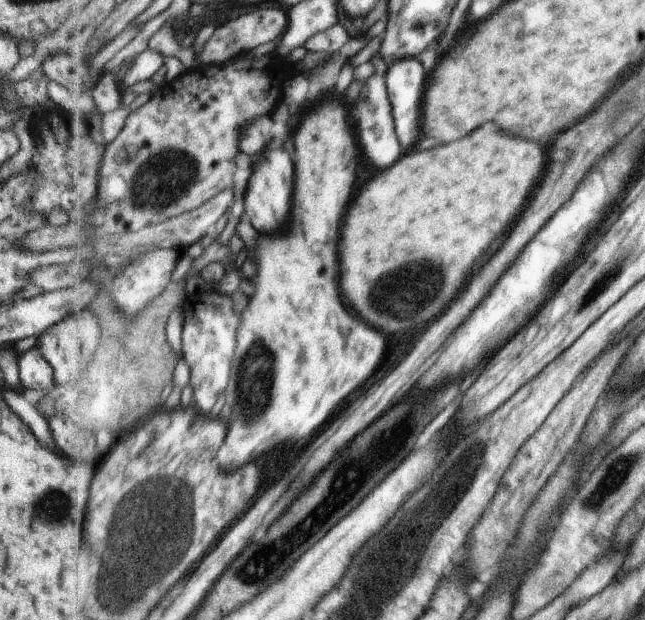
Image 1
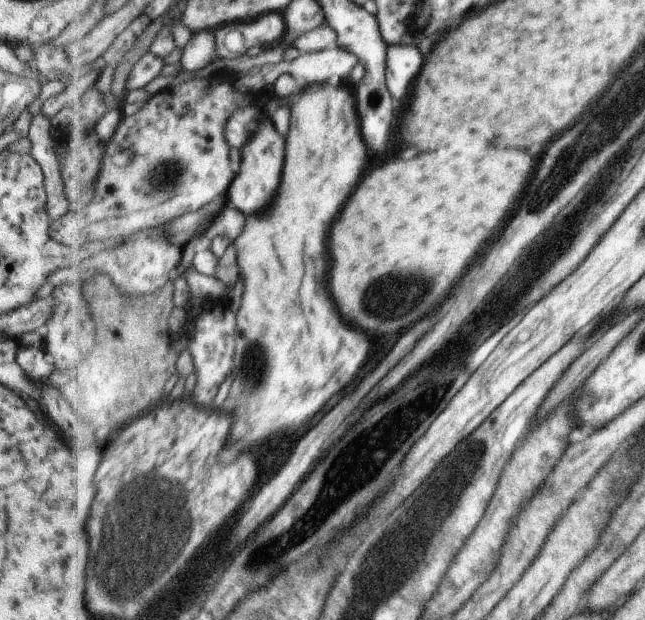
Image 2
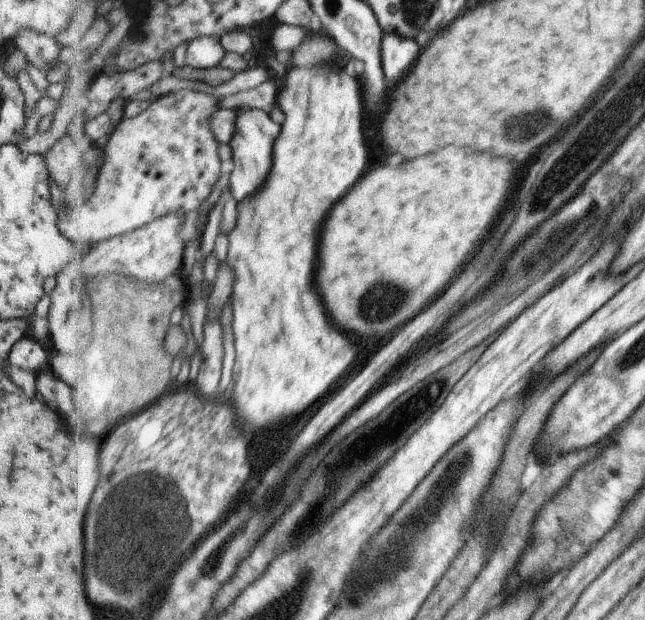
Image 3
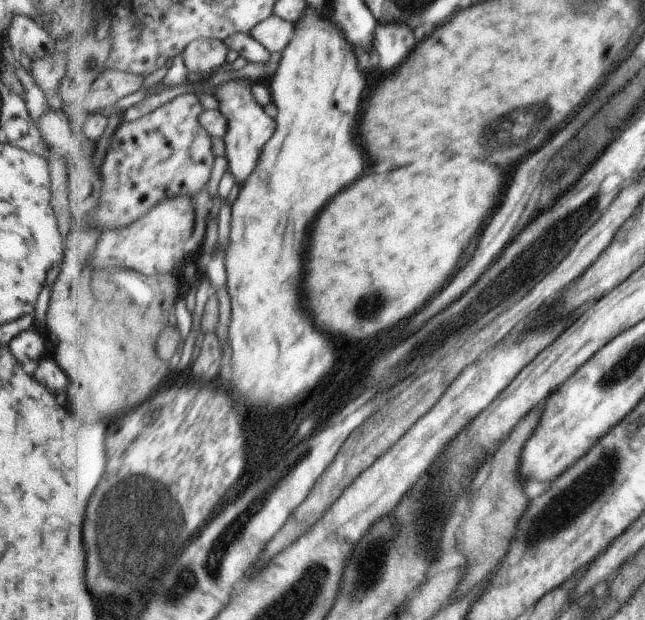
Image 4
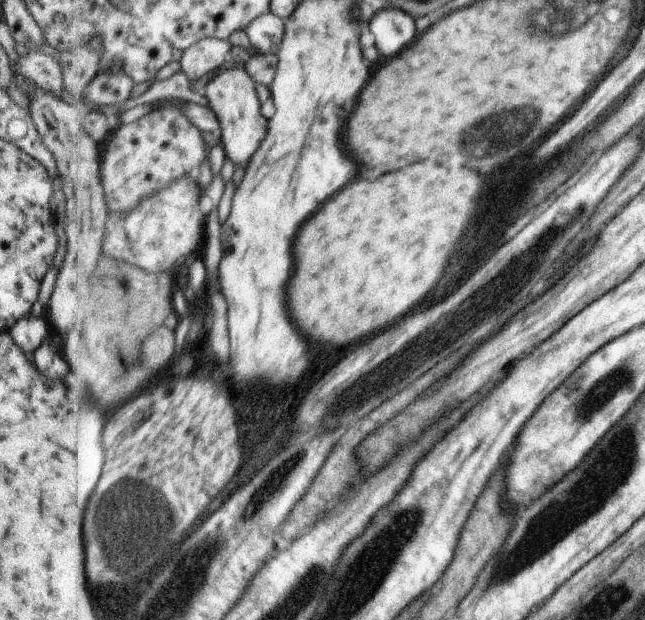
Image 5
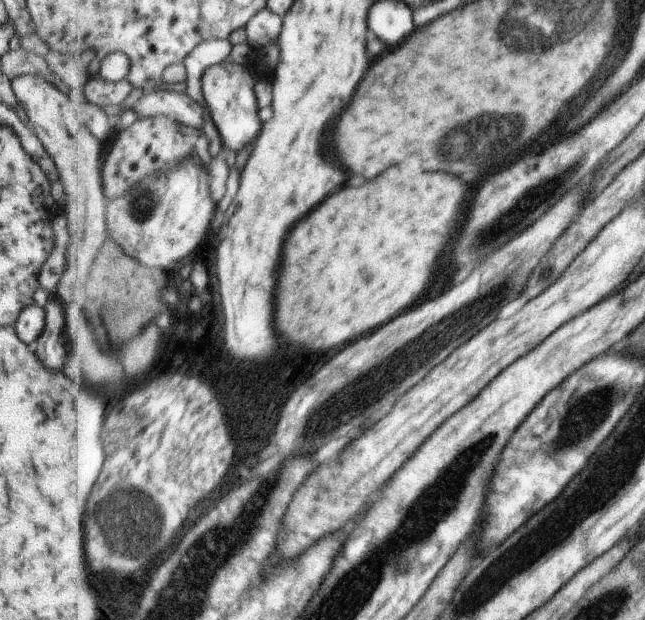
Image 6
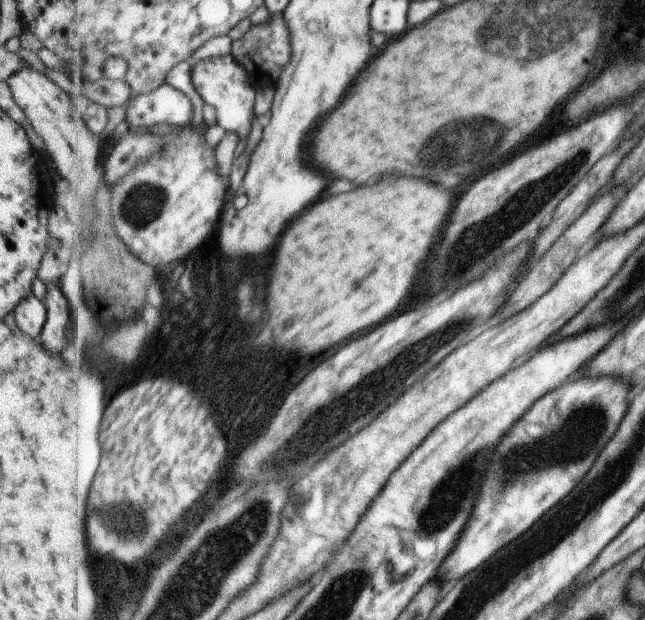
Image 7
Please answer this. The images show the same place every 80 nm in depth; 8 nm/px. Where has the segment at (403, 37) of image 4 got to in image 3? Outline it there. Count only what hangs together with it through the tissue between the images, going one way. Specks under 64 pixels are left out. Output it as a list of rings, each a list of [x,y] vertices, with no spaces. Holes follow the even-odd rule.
[[[389,32],[383,38],[381,52],[383,52],[383,70],[387,76],[387,84],[389,88],[393,88],[409,74],[411,66],[417,62],[421,54],[421,48],[417,42]]]

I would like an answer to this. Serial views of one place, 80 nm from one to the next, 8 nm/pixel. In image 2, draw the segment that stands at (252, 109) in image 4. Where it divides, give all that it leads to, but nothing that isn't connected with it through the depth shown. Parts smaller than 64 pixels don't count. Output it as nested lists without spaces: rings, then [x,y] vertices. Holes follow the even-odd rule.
[[[265,113],[263,116],[265,117],[258,120],[252,137],[241,152],[240,170],[238,175],[235,174],[227,192],[229,204],[237,206],[247,216],[255,212],[263,212],[271,204],[277,186],[281,182],[281,172],[285,162],[285,138],[275,130],[271,117]]]

